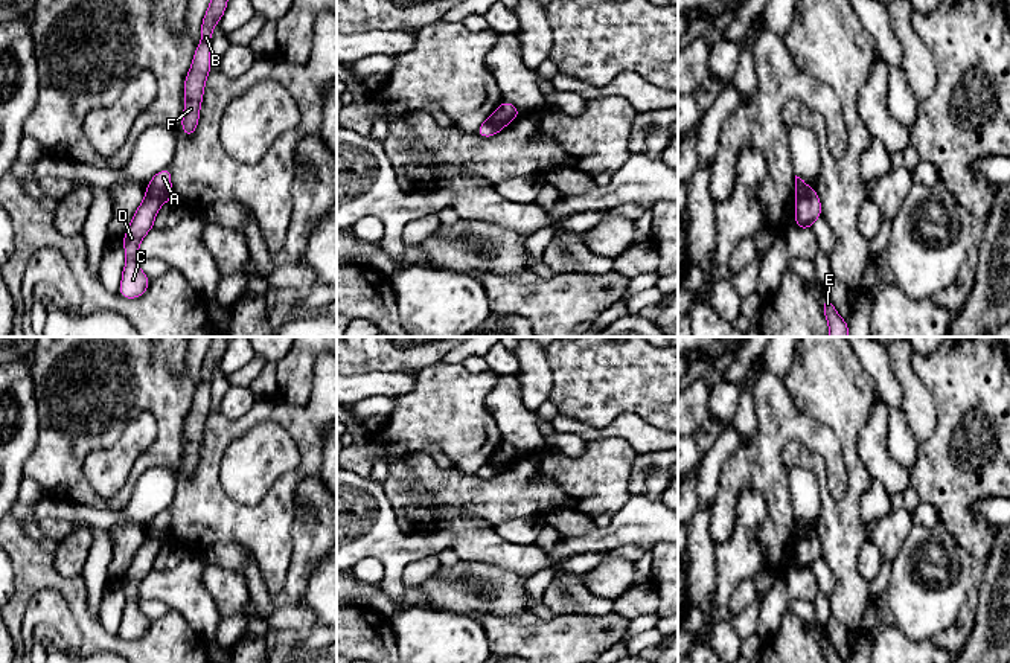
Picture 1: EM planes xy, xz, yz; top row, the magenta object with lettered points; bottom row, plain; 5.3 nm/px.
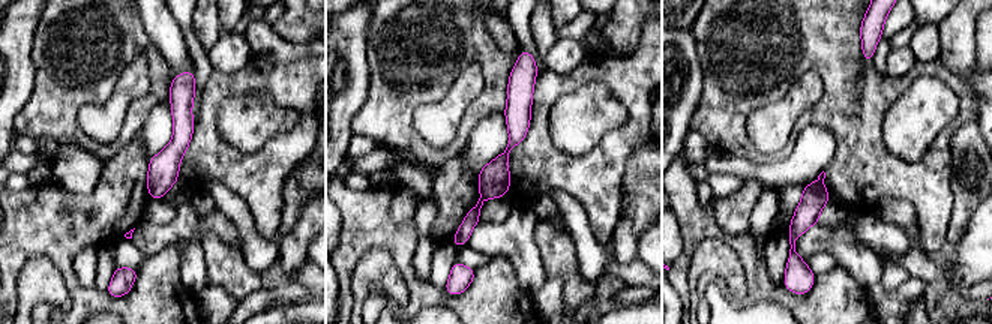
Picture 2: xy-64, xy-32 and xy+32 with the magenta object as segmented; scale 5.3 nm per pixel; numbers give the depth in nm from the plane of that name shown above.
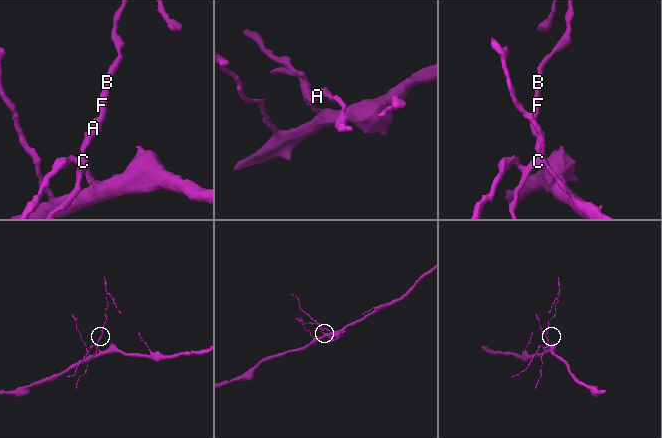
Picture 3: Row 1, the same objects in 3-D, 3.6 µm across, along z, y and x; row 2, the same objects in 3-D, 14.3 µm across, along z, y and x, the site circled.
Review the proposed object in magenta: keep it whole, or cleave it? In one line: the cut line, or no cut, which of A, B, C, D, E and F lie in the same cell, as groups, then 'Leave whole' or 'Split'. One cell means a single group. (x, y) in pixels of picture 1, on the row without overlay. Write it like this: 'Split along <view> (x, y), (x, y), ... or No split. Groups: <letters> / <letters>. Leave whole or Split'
Split along xy (147, 534), (163, 543). Groups: A B F / C D E. Split

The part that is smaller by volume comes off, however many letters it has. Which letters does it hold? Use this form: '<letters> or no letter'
A, B, F

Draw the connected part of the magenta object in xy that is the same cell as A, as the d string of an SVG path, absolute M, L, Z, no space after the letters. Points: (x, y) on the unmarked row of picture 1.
M169 508L157 514L149 526L145 529L146 535L152 540L161 541L161 543L172 543L172 530L171 530L171 511Z

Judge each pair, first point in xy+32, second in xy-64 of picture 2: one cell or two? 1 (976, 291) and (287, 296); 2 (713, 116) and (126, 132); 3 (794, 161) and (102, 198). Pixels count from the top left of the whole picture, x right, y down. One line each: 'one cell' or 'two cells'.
1: one cell
2: one cell
3: two cells

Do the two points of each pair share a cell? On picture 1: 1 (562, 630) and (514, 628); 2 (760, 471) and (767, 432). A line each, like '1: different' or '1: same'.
1: same
2: same

